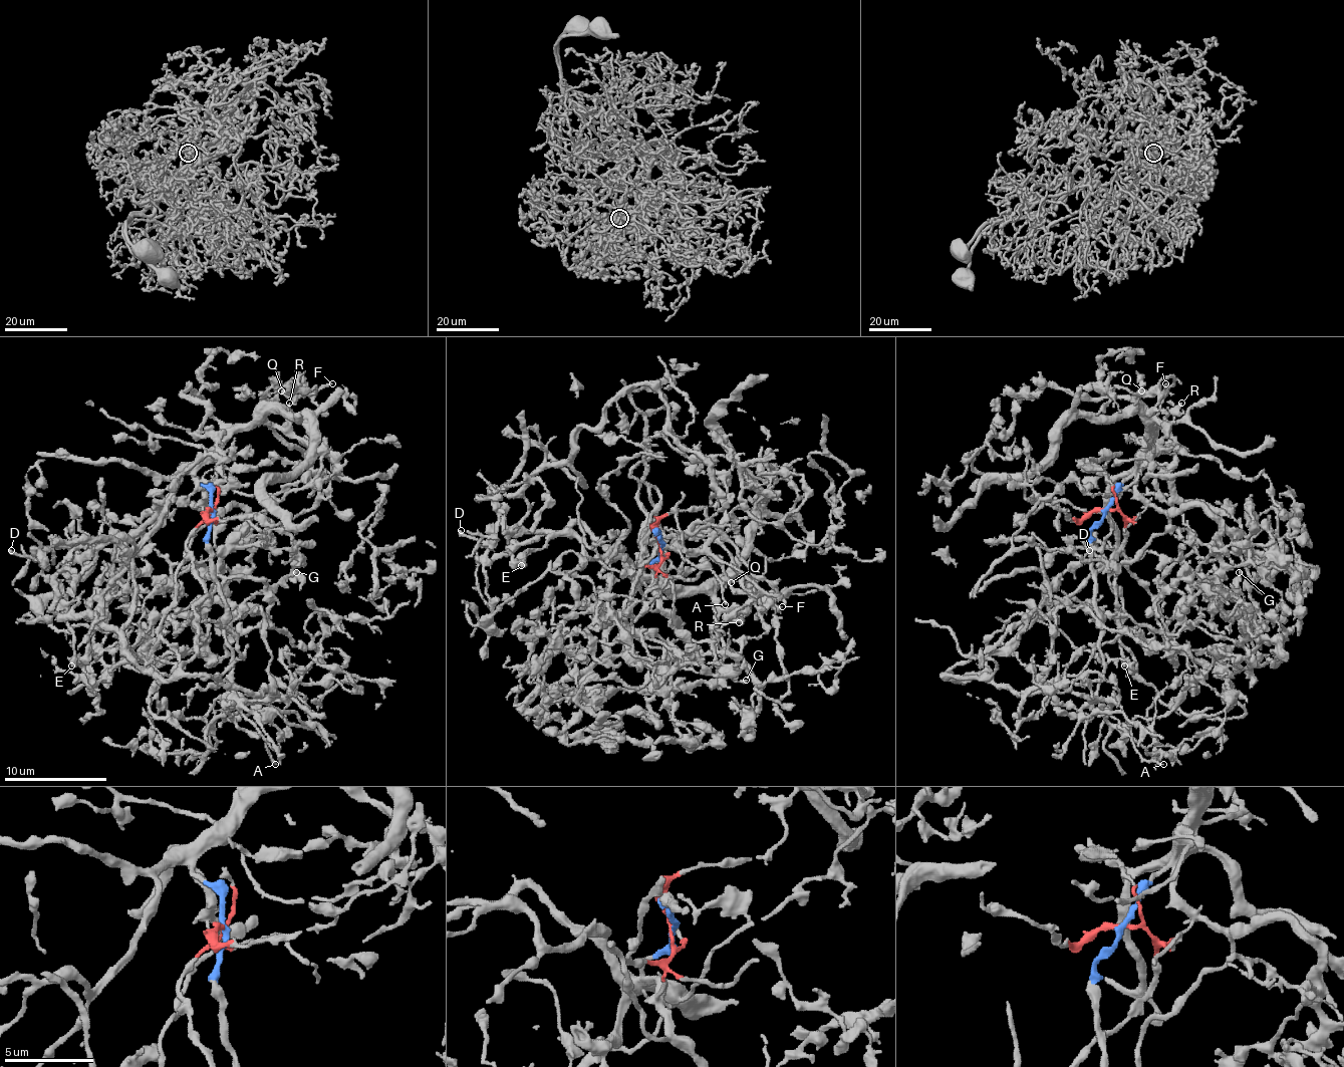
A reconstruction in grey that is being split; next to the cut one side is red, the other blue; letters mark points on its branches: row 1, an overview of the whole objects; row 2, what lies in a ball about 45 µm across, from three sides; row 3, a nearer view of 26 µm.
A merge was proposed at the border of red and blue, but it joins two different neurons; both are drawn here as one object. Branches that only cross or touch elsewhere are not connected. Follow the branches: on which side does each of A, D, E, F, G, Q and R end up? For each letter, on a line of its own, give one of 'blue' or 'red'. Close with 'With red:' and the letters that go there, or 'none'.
A: blue
D: blue
E: blue
F: blue
G: red
Q: blue
R: blue
With red: G

